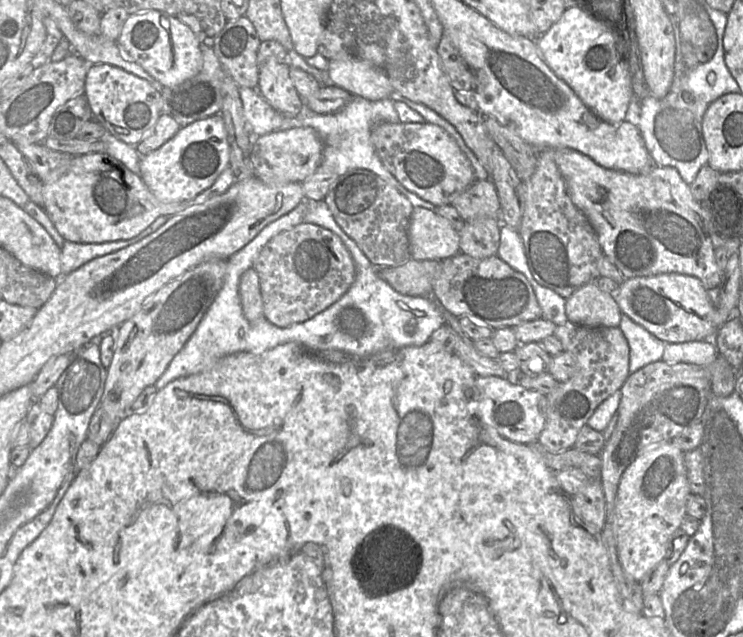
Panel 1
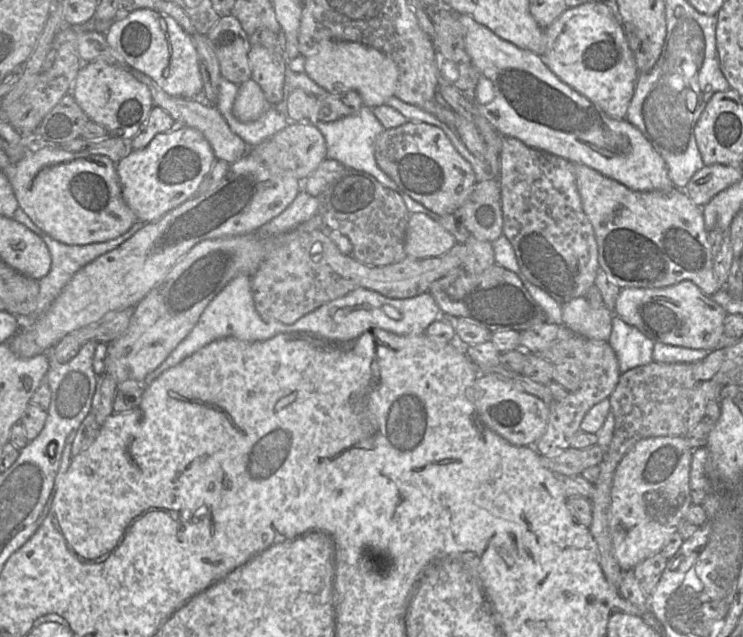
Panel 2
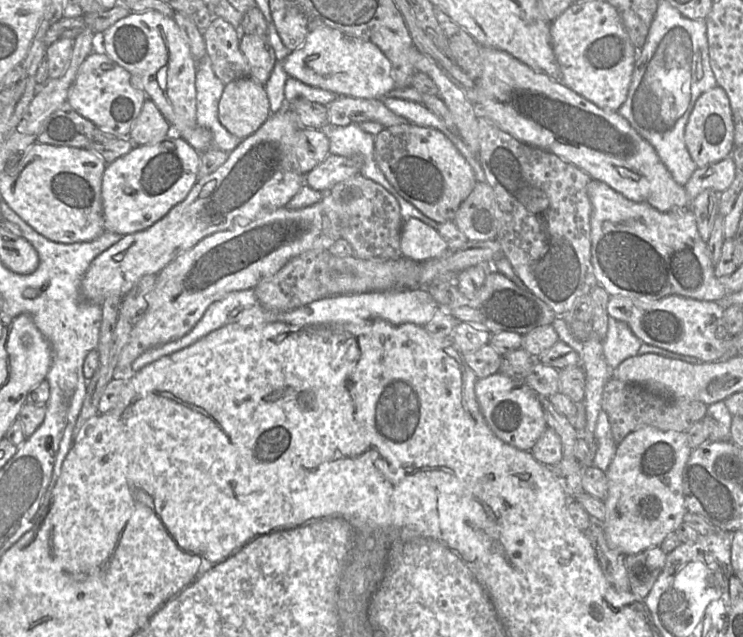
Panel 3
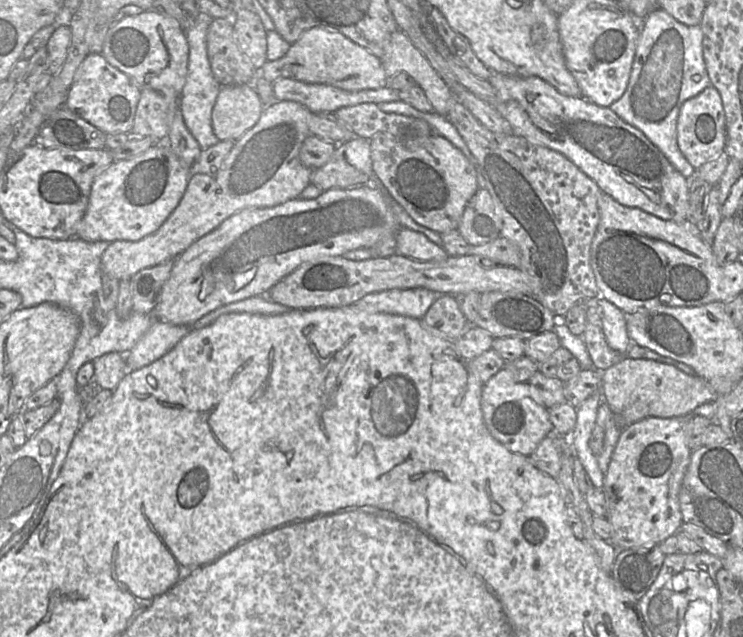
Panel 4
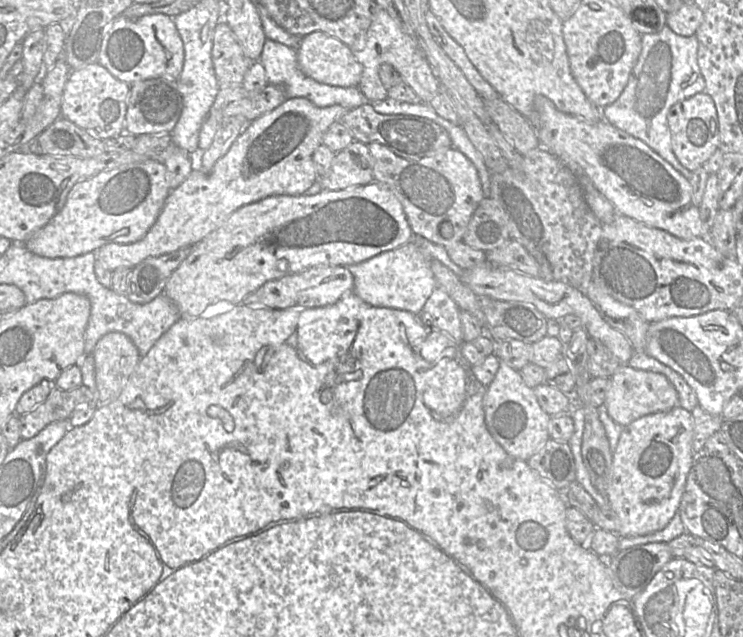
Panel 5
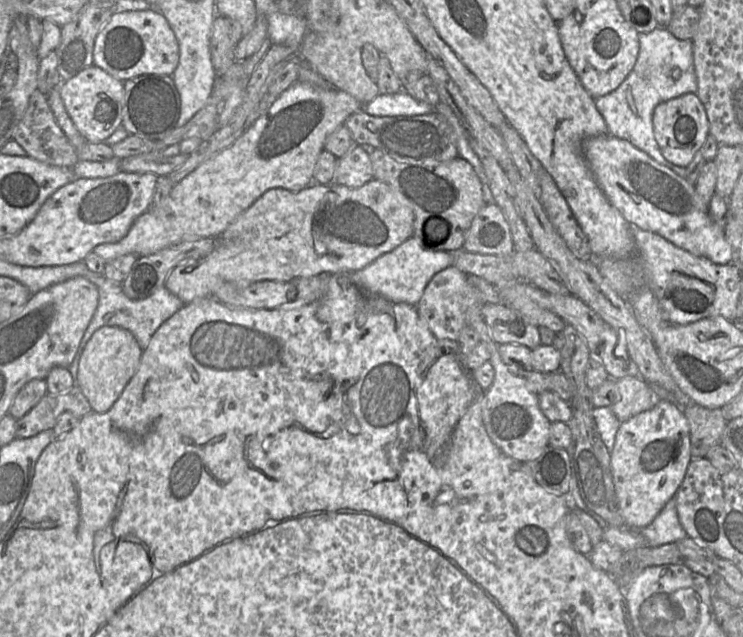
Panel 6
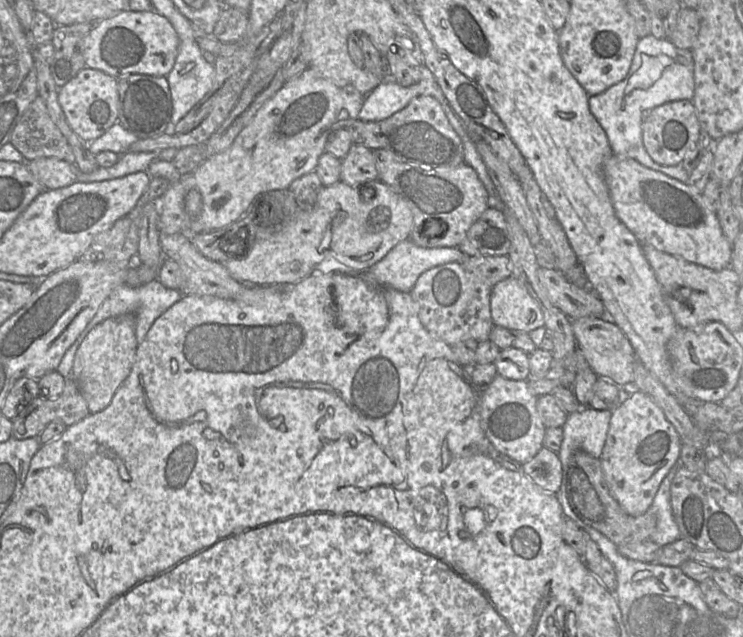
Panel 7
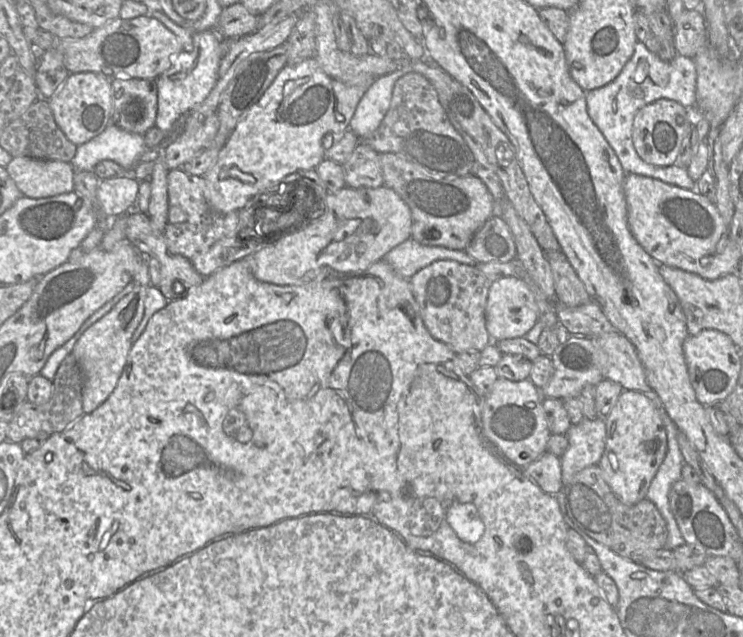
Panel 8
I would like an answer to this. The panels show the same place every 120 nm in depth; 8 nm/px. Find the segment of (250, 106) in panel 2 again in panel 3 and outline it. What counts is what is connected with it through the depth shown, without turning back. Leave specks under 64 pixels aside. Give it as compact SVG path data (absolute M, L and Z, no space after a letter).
M252 77L237 79L223 90L219 122L234 136L244 140L254 134L271 115L264 86Z

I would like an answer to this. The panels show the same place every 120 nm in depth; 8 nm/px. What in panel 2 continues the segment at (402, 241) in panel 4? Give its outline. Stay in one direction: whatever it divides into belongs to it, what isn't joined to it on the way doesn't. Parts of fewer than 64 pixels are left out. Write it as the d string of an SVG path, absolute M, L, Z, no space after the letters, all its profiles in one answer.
M423 213L410 214L404 242L407 258L441 256L456 243L455 237L429 216Z

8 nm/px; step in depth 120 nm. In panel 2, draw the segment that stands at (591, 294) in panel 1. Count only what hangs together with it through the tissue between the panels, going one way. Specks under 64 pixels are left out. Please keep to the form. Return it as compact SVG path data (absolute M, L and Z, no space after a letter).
M578 297L562 306L563 326L571 332L598 341L608 341L614 312L605 306L593 308L586 297Z

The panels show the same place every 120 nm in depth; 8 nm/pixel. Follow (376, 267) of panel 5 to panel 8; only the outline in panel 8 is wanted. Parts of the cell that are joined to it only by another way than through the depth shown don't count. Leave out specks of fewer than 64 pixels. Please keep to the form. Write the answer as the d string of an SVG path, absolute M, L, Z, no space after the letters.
M409 238L390 250L385 260L393 270L405 279L437 260L454 260L467 265L479 264L465 250L454 250L443 246L426 246Z

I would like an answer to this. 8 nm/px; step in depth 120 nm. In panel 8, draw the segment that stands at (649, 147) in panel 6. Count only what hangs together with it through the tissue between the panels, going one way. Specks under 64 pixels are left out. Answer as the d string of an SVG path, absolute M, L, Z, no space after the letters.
M638 41L633 55L612 82L586 92L586 106L590 118L614 150L626 174L638 174L684 189L695 190L696 182L690 178L686 167L676 164L670 166L648 164L638 155L632 140L633 121L639 109L662 98L674 100L686 108L693 108L696 103L694 96L696 96L696 67L693 59L676 55L673 60L665 62L656 53L650 52L644 42Z

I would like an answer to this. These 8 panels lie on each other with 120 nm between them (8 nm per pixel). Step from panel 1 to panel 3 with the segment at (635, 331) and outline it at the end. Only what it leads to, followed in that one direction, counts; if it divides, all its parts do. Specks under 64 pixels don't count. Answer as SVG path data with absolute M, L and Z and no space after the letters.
M609 317L603 354L612 370L627 358L637 356L642 344L625 322Z

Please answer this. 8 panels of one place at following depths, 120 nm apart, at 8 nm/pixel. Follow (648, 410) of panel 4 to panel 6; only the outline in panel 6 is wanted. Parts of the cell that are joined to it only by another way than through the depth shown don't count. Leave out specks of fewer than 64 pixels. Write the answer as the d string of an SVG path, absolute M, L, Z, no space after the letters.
M627 376L616 380L616 399L610 407L622 423L653 408L659 401L659 396L645 380Z

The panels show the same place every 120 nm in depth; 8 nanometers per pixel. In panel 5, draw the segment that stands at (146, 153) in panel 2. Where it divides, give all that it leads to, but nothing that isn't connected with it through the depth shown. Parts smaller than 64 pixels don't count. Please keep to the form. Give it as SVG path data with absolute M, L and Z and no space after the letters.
M148 160L119 166L76 183L64 206L23 244L45 258L71 258L95 252L108 243L134 243L155 223L170 193L165 165Z

